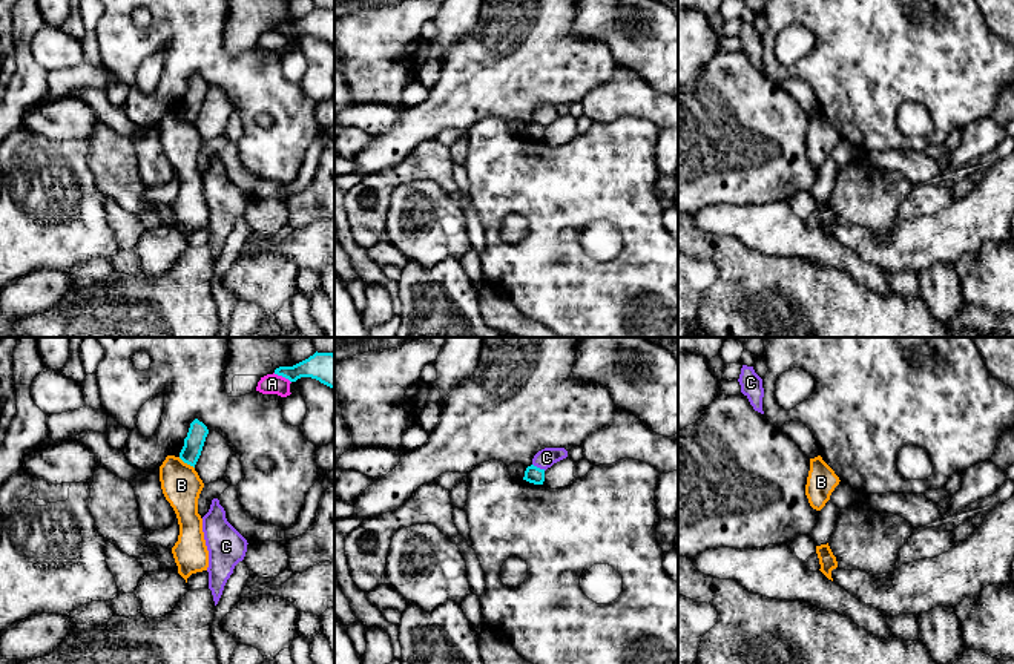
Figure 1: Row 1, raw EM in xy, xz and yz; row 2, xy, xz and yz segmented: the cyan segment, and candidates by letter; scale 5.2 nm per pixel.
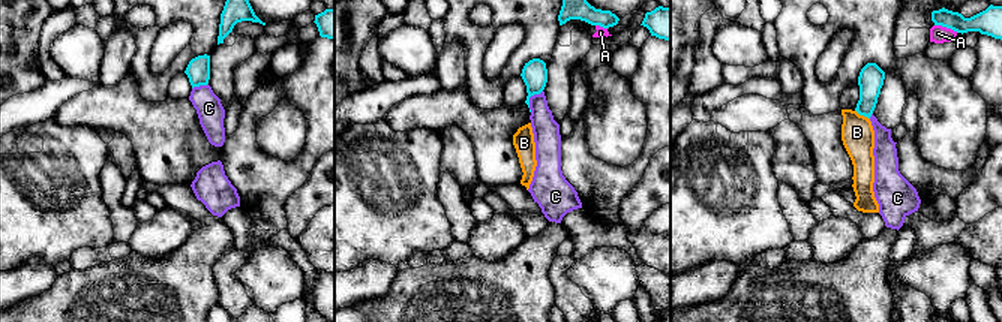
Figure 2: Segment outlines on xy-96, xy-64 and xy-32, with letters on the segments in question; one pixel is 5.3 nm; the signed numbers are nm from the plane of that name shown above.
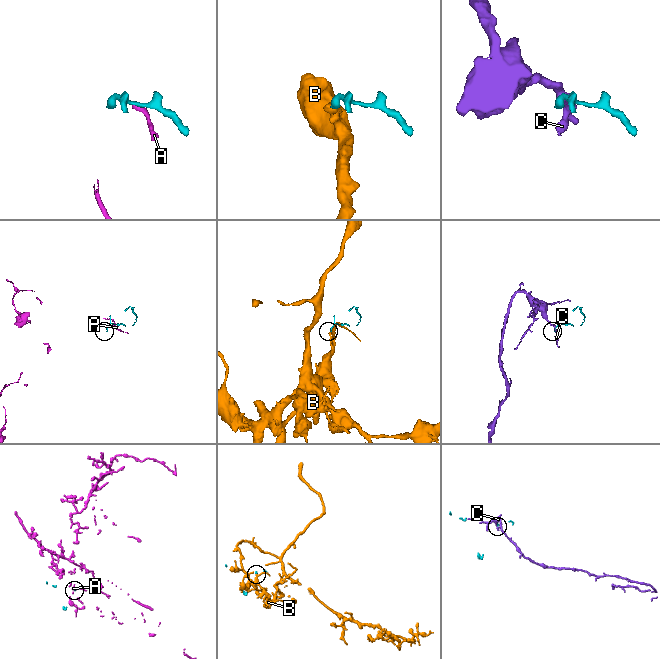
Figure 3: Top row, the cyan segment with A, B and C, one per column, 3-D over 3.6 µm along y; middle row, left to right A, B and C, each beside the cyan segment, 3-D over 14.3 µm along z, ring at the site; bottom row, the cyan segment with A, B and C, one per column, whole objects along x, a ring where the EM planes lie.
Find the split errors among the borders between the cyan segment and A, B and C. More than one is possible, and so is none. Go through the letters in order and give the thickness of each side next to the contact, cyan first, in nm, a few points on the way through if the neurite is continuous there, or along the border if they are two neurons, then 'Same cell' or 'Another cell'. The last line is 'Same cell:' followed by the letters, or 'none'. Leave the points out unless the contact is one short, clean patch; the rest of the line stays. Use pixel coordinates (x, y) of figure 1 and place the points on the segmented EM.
A: Thickness 170 nm (cyan) against 110 nm. Boundary: xy (273, 373), (290, 382). Another cell
B: Thickness 100 nm (cyan) against 200 nm. Boundary: xy (178, 457), (194, 468). Another cell
C: Thickness 90 nm (cyan) against 100 nm. Boundary: xz (533, 463), (545, 470). Another cell
Same cell: none

